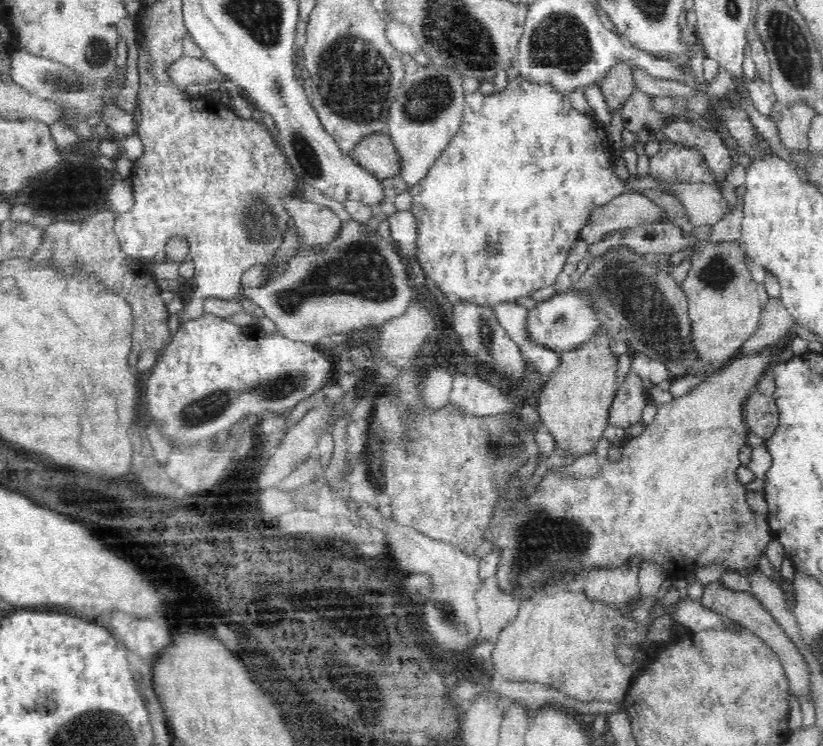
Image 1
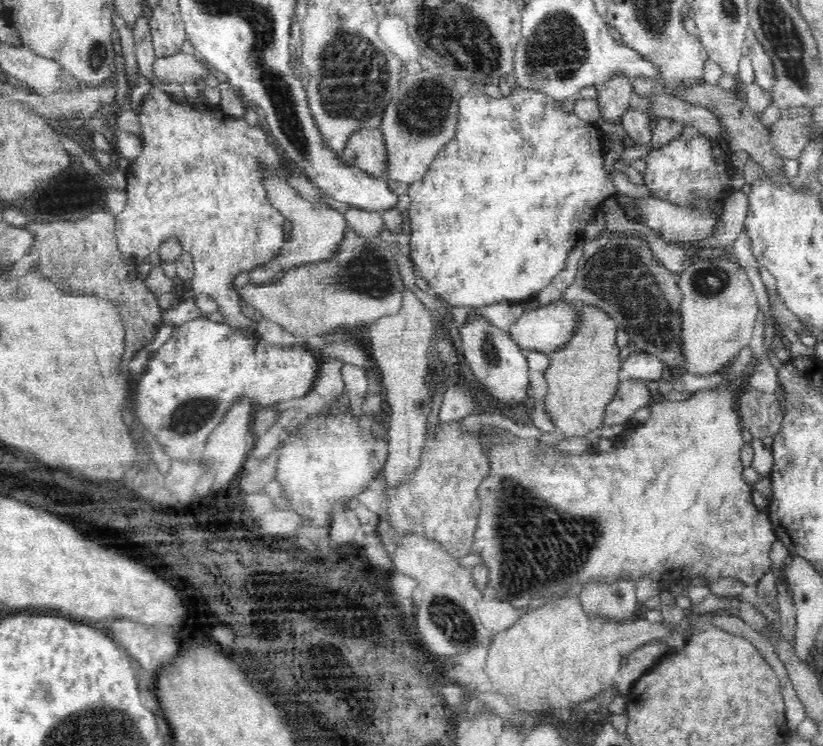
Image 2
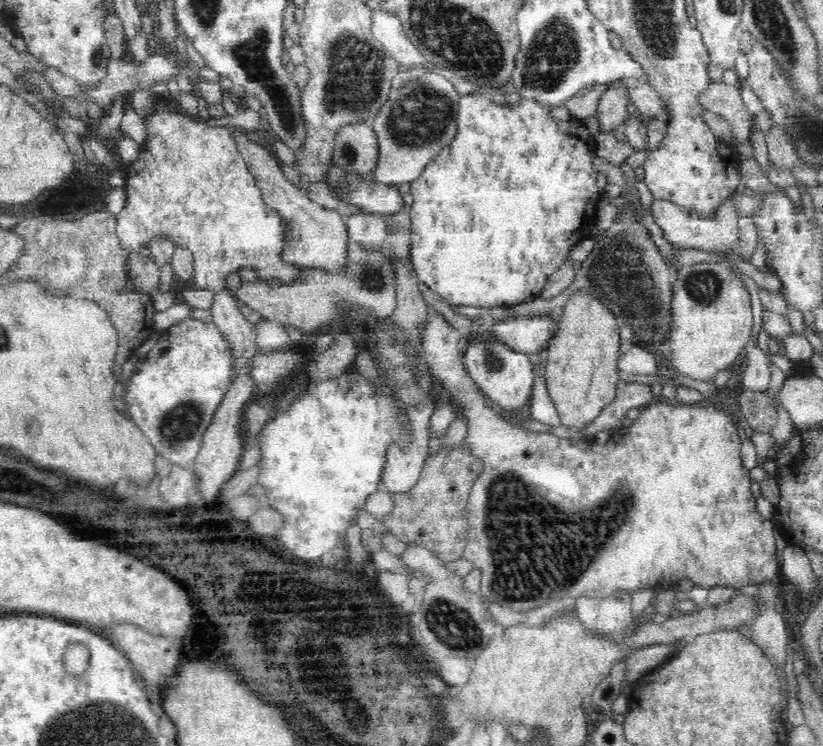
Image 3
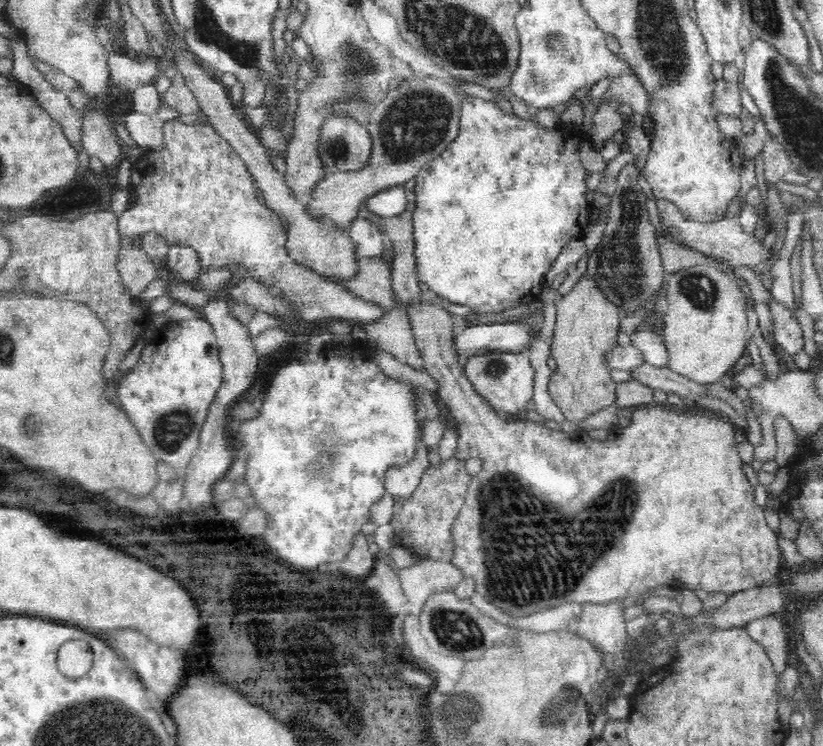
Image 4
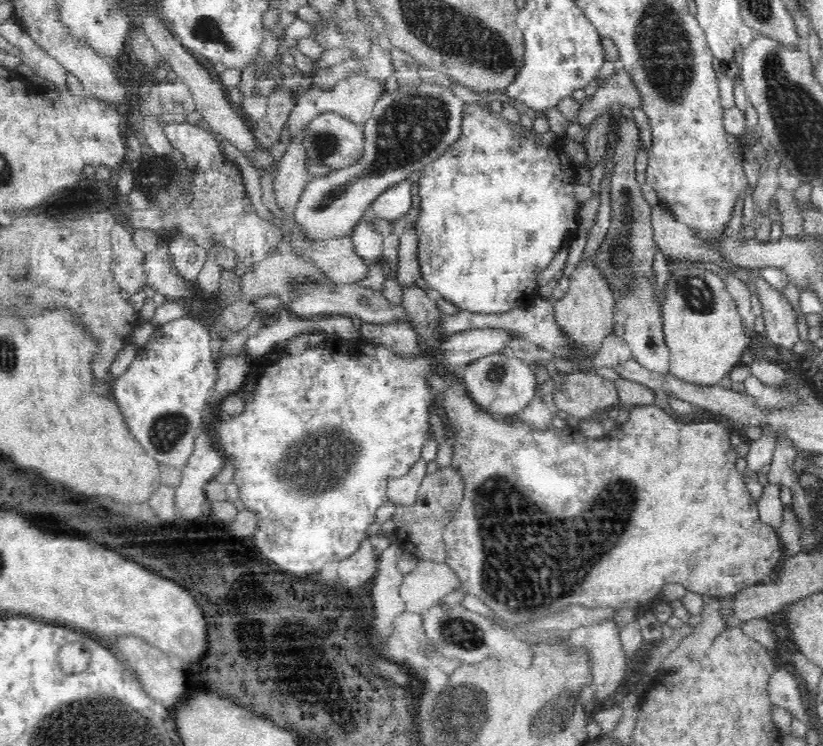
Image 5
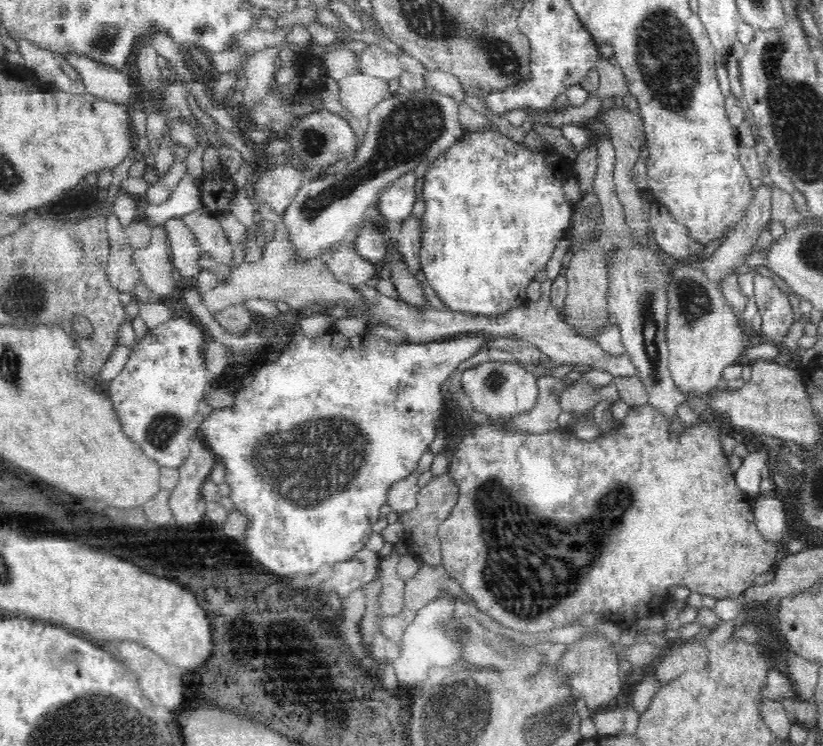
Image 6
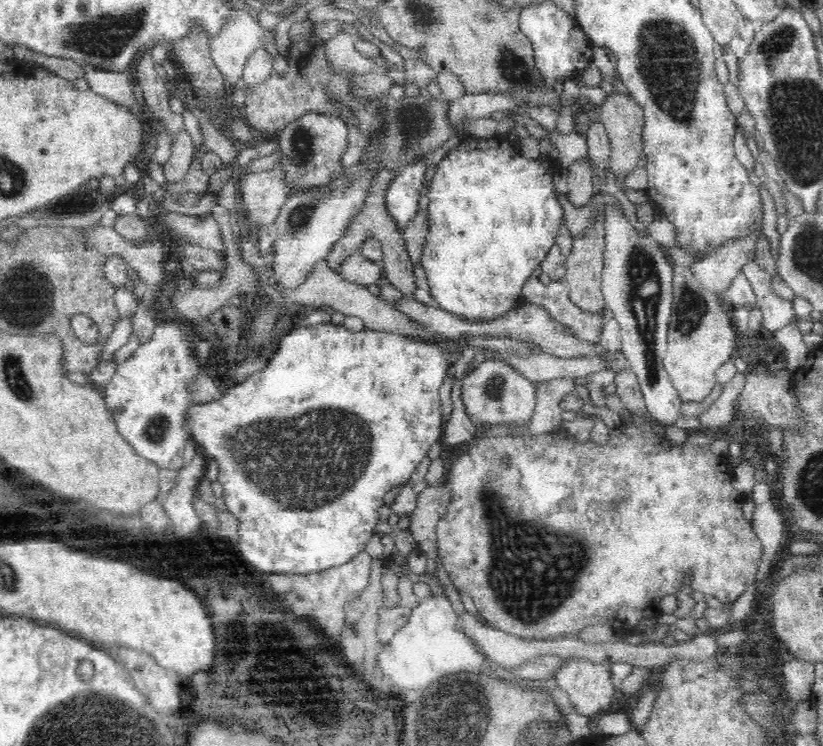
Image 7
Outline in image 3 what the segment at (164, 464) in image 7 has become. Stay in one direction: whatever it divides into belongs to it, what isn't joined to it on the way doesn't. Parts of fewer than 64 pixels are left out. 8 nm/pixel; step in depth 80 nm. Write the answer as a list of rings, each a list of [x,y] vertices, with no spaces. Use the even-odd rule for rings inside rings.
[[[191,318],[172,325],[162,332],[158,344],[138,364],[128,380],[123,399],[126,400],[130,418],[140,426],[139,430],[146,434],[148,442],[156,448],[156,454],[180,469],[192,470],[201,447],[204,431],[211,421],[219,400],[222,400],[223,392],[230,379],[229,346],[219,335],[215,324]]]

